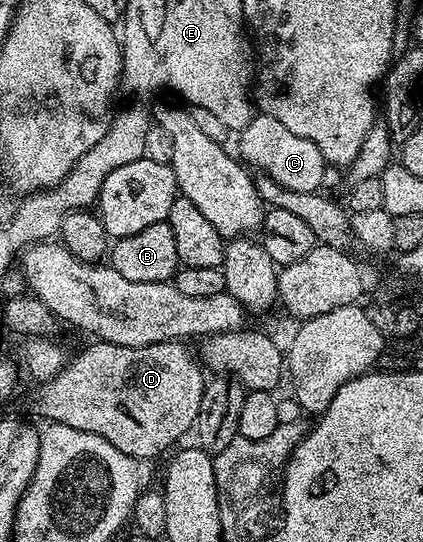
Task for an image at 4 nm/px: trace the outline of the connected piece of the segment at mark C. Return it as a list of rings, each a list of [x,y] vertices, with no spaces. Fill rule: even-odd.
[[[258,112],[251,119],[251,123],[247,123],[247,127],[240,129],[239,137],[241,137],[240,160],[258,174],[270,176],[275,183],[289,191],[315,193],[324,186],[327,163],[319,147],[315,147],[311,139],[303,139],[287,131],[287,127],[279,123],[279,119],[271,119],[271,115]]]

